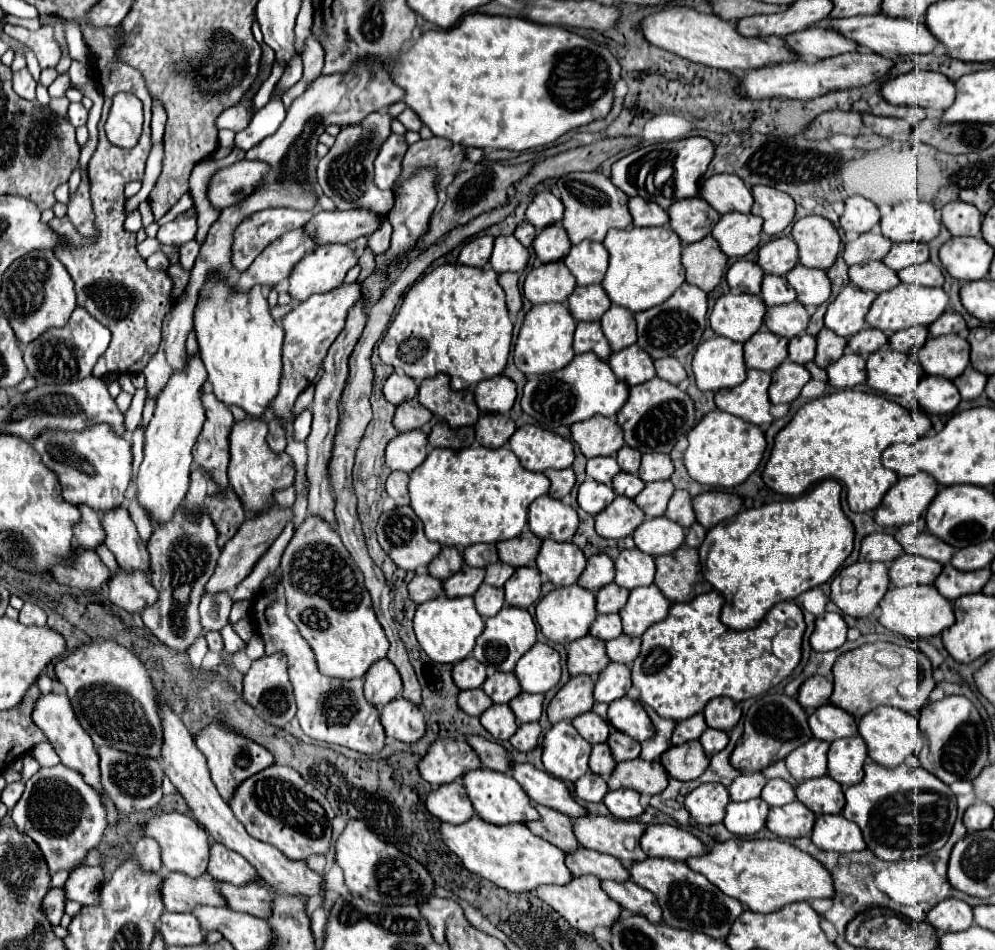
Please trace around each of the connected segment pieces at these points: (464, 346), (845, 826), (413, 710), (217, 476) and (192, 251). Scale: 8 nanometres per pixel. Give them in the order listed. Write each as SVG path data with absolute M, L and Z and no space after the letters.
M461 263L439 265L431 273L423 275L407 293L379 345L379 357L383 363L393 365L395 371L403 371L415 381L447 373L455 391L477 385L483 379L491 379L503 373L513 341L513 321L505 303L505 291L497 281L495 271L469 267Z
M841 813L839 815L819 815L815 821L815 829L811 833L811 841L823 851L863 851L865 841L861 829L847 821Z
M397 697L383 707L381 725L387 737L393 737L405 743L413 743L425 733L421 707L411 701L405 701L403 697Z
M209 387L201 391L201 403L205 407L207 421L203 431L197 437L193 447L193 459L199 467L207 471L211 481L219 485L219 489L229 487L227 481L227 463L229 463L229 431L233 425L233 415L225 403L221 403Z
M195 239L189 241L189 243L185 243L185 245L181 247L181 267L183 267L185 271L191 271L197 255L199 255L199 243L197 243Z

